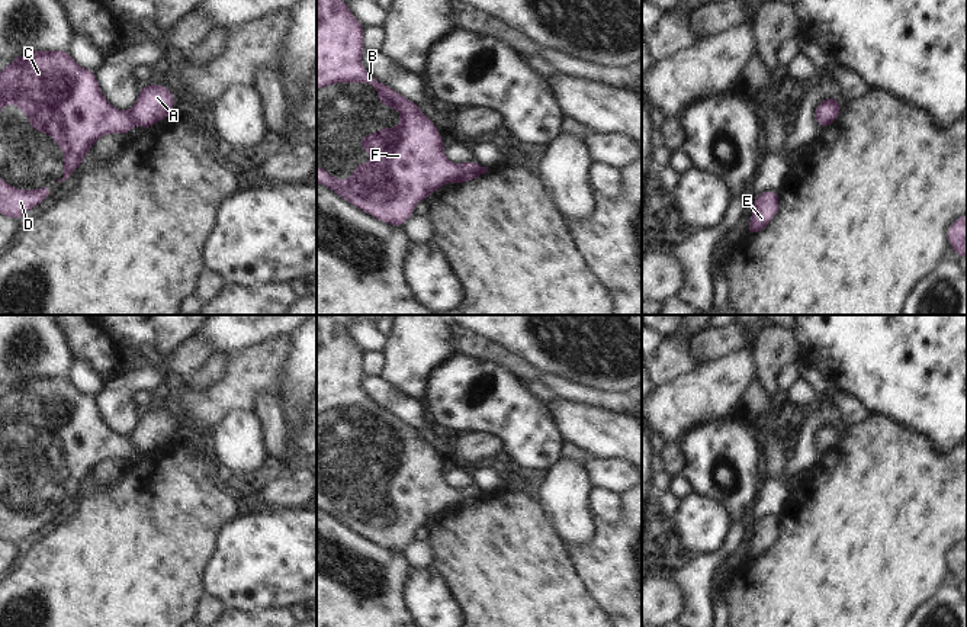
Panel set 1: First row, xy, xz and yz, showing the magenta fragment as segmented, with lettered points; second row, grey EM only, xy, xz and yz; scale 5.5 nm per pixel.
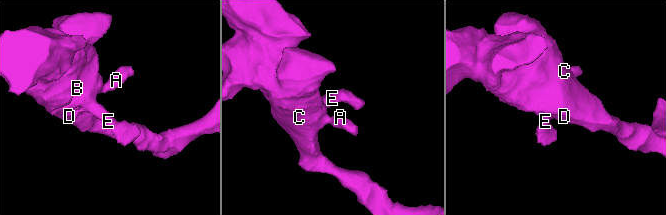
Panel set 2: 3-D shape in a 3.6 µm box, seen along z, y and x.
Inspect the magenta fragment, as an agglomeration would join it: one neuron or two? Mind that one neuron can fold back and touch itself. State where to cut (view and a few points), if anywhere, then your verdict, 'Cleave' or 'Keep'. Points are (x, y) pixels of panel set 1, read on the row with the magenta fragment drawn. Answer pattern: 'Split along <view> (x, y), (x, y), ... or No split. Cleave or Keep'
No split. Keep

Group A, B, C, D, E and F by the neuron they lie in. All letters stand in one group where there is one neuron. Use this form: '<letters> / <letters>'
A B C D E F

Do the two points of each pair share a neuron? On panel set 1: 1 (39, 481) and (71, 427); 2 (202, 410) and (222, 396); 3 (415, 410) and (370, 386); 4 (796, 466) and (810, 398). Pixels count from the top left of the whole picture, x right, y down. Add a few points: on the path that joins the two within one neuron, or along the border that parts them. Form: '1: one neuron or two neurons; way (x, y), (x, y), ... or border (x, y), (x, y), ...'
1: one neuron; way (39, 468), (39, 462), (58, 440)
2: one neuron; way (206, 405), (218, 398)
3: one neuron; way (404, 407), (382, 394)
4: two neurons; border (805, 410), (825, 402), (838, 414), (841, 421)

